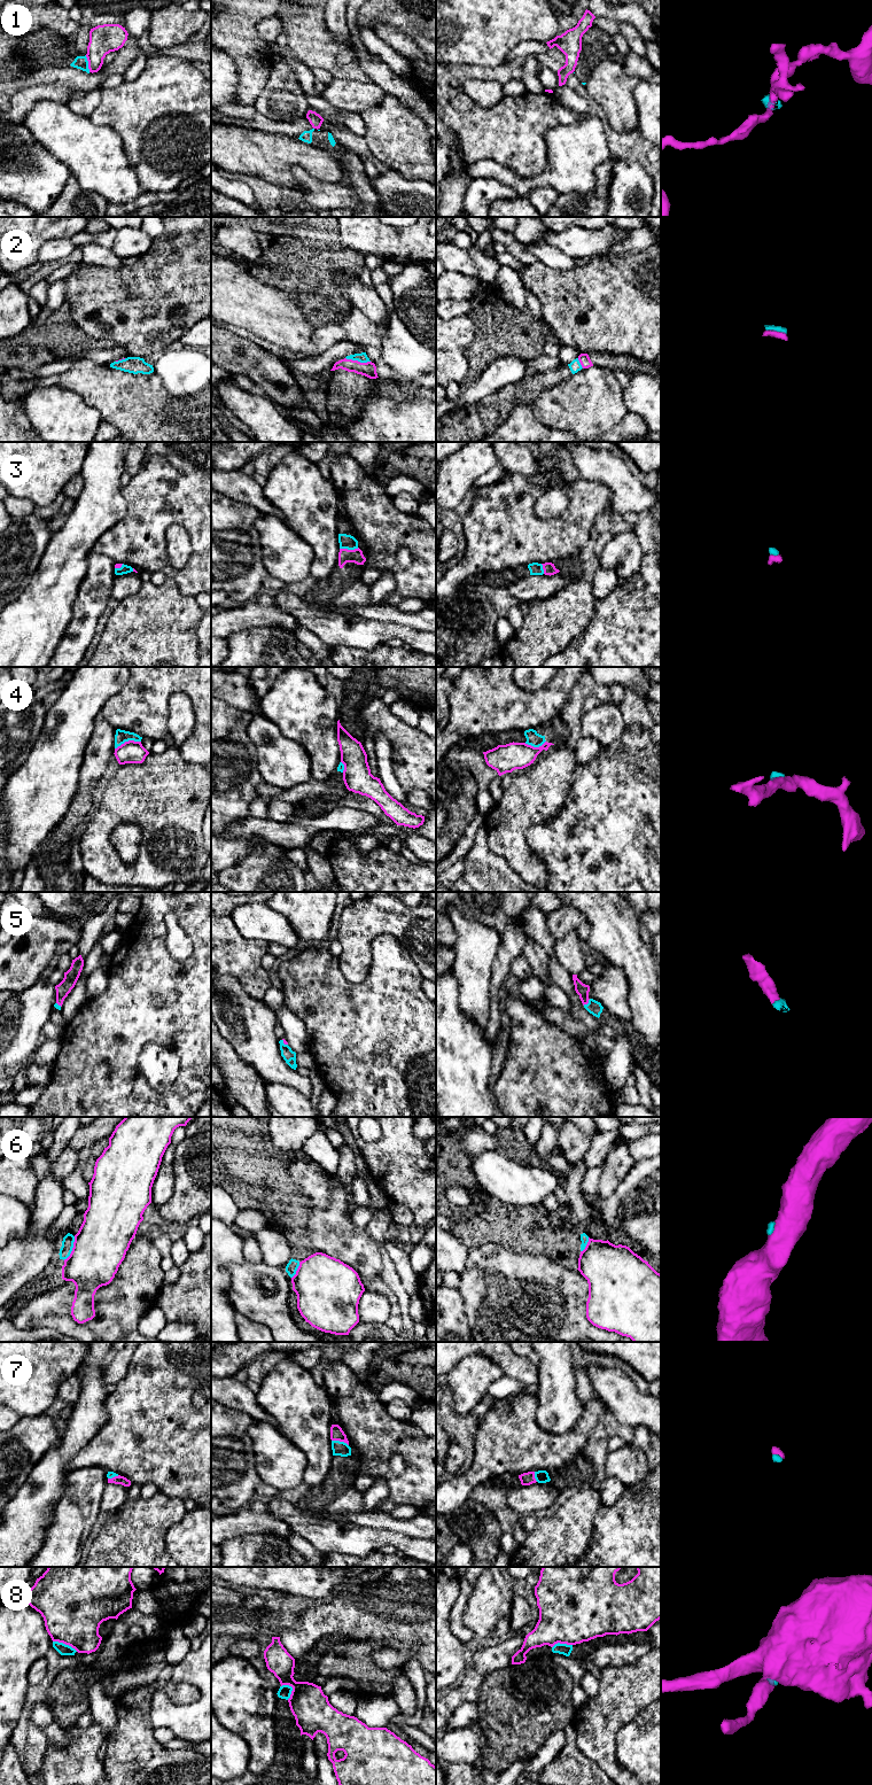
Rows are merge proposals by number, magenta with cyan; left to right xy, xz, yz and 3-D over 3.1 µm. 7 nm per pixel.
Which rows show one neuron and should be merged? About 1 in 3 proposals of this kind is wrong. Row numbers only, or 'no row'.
2, 3, 5, 7

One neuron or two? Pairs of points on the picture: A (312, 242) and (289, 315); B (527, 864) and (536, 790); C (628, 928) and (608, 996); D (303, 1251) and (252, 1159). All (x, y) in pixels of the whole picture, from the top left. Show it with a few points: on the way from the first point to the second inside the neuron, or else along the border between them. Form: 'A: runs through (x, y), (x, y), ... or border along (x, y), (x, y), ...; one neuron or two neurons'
A: border along (271, 286), (282, 289), (310, 323); two neurons
B: runs through (518, 846), (518, 810), (520, 808); one neuron
C: border along (609, 963), (623, 970), (629, 991); two neurons
D: runs through (294, 1228), (285, 1207), (265, 1182); one neuron

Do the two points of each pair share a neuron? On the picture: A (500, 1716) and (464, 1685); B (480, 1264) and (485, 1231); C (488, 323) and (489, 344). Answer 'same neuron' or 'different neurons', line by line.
A: different neurons
B: different neurons
C: same neuron

